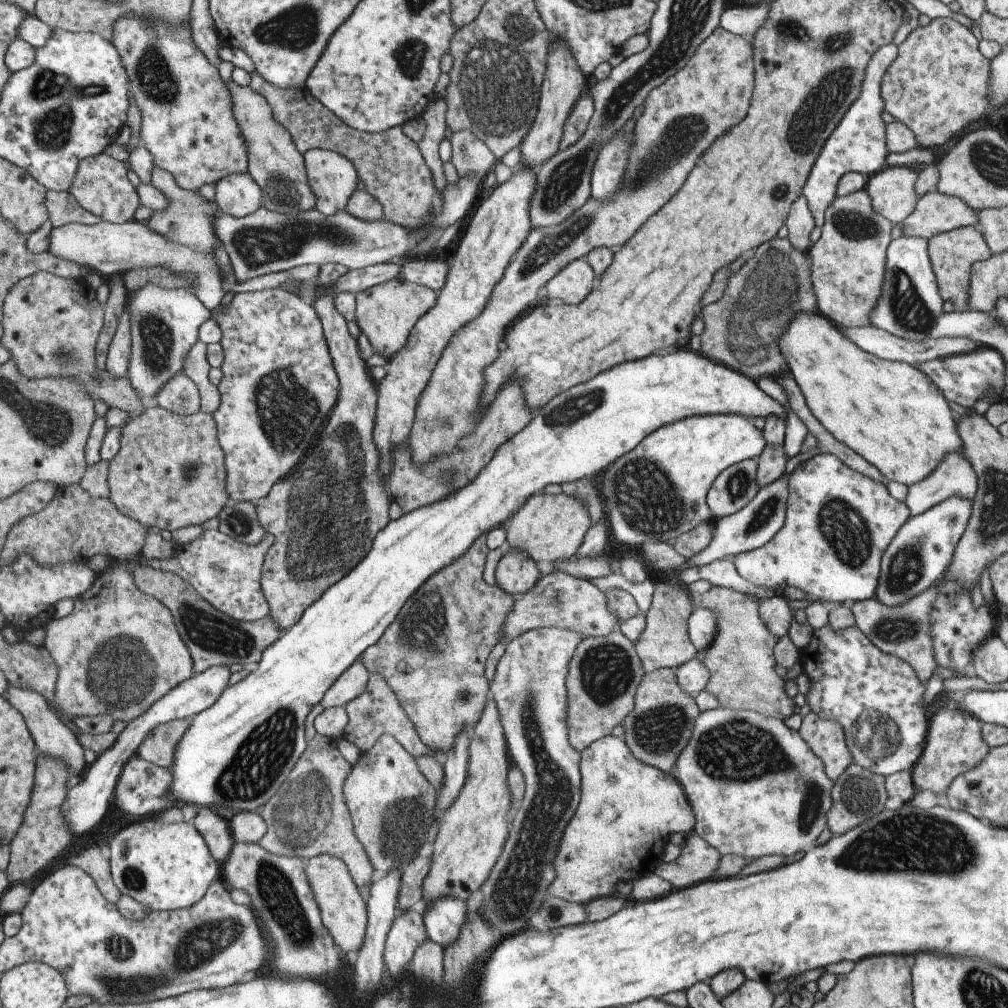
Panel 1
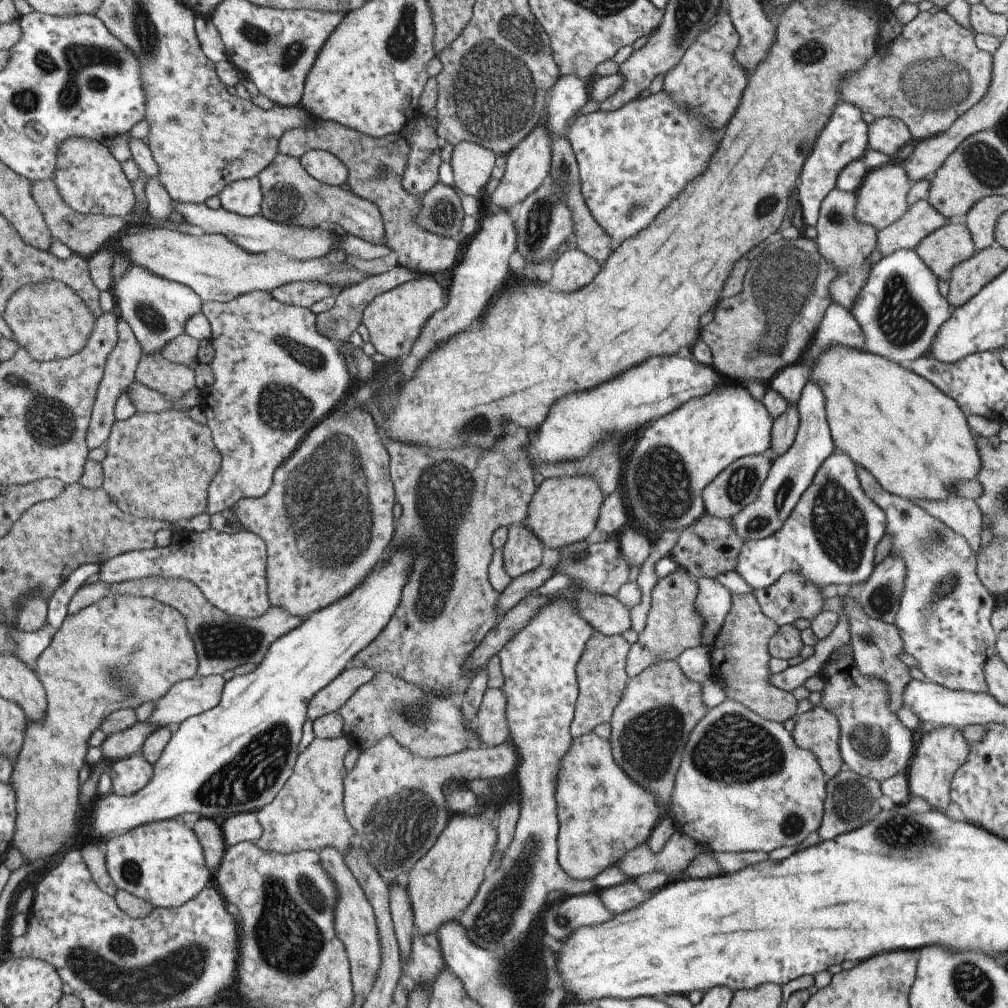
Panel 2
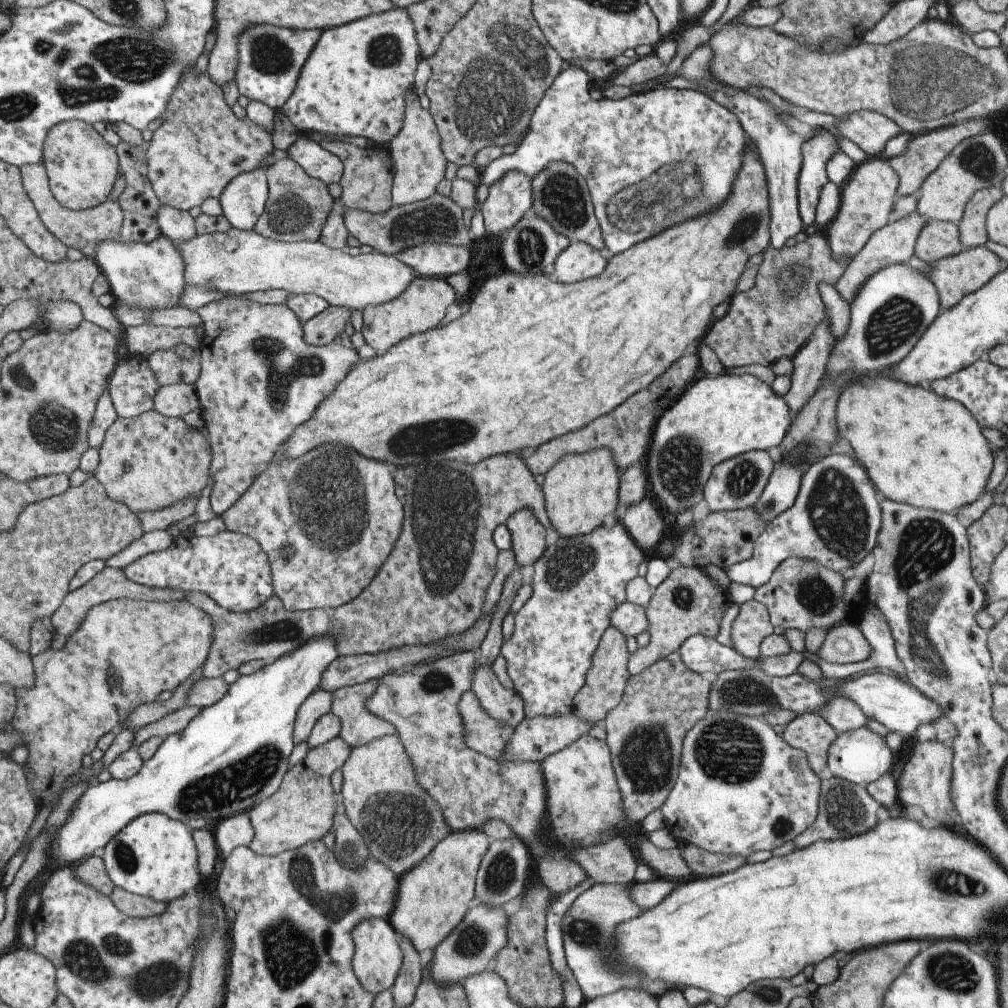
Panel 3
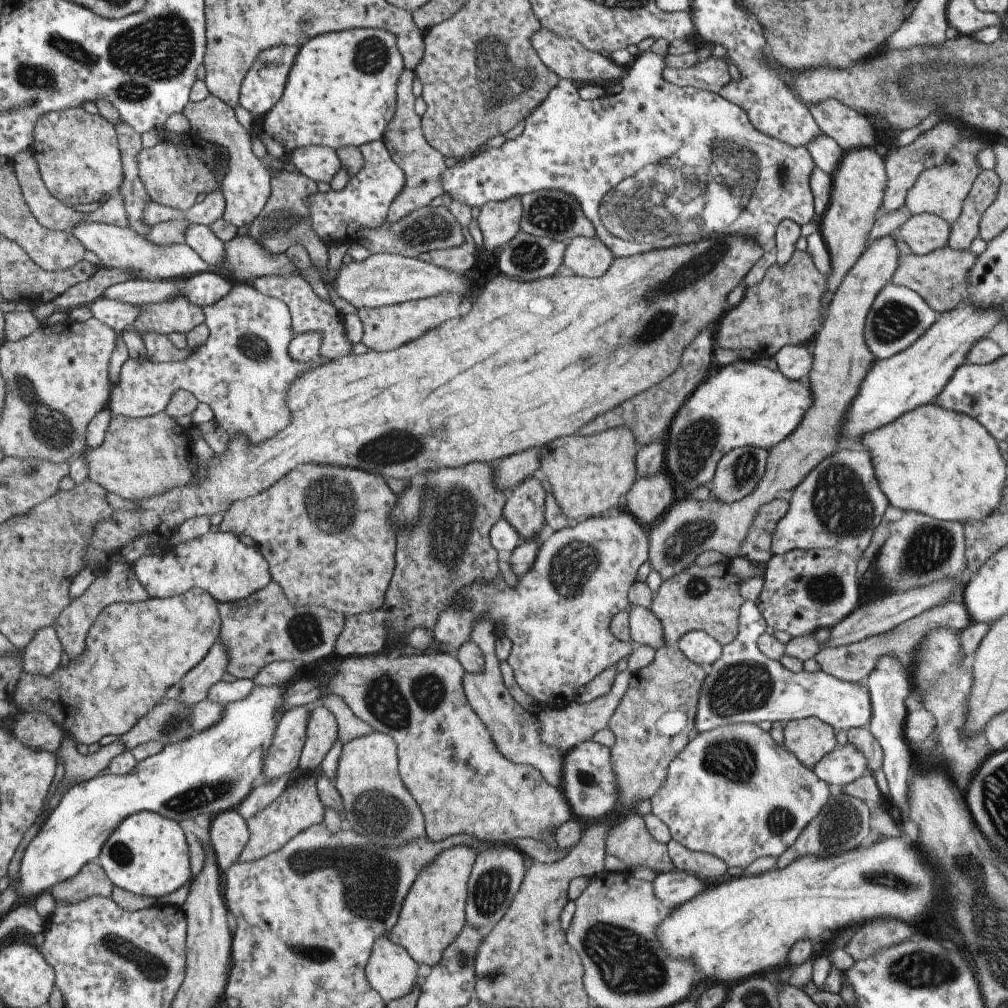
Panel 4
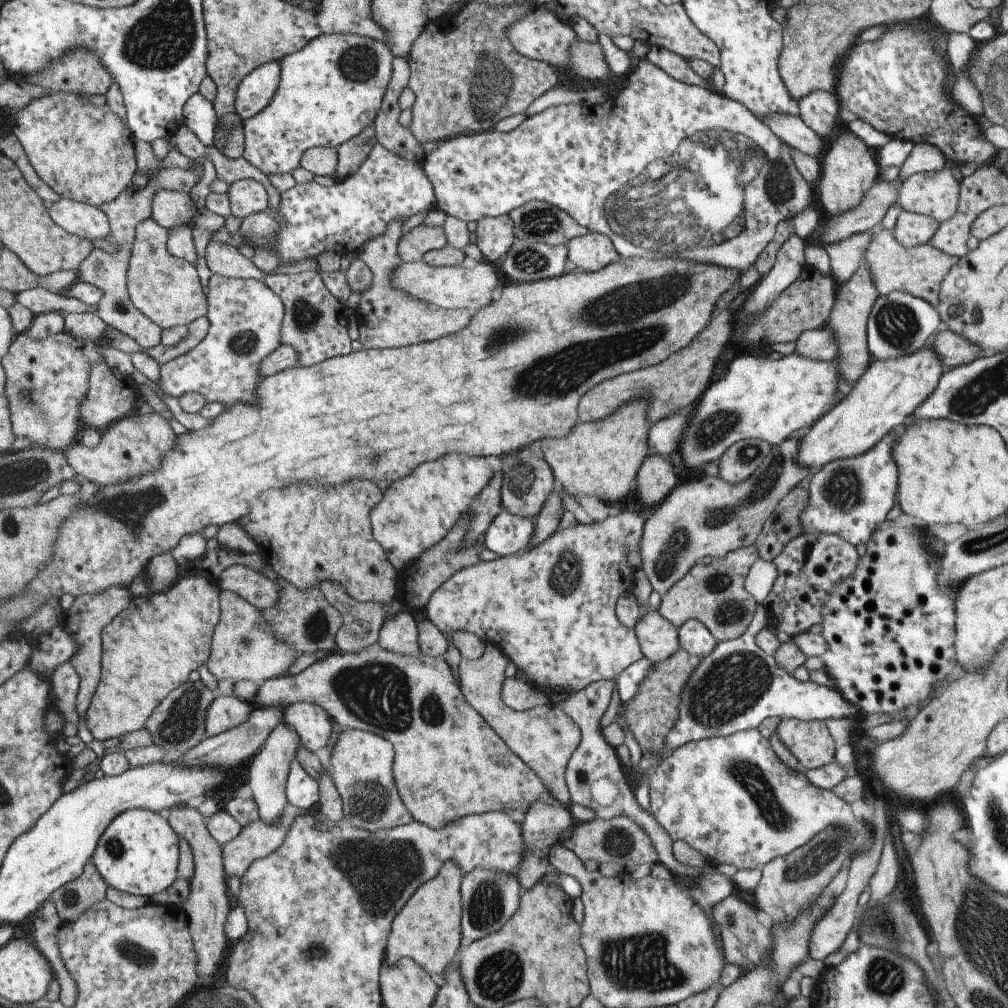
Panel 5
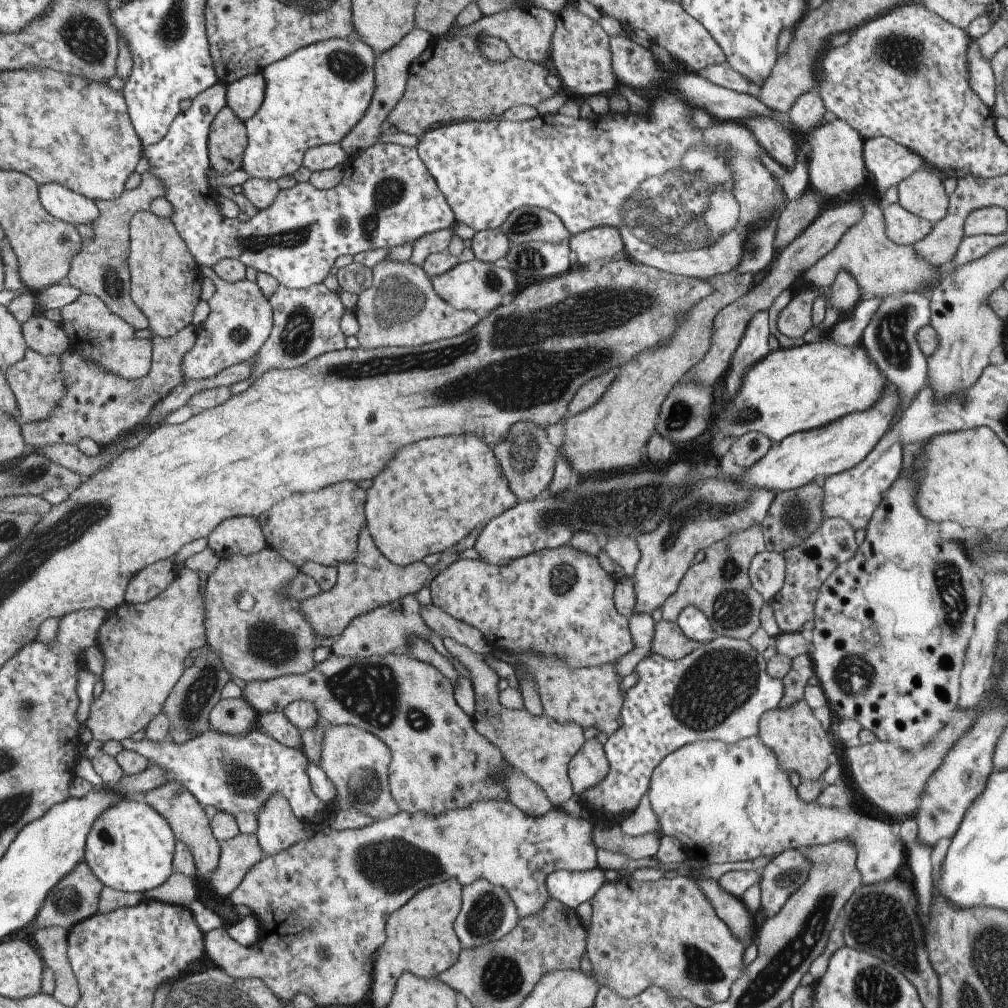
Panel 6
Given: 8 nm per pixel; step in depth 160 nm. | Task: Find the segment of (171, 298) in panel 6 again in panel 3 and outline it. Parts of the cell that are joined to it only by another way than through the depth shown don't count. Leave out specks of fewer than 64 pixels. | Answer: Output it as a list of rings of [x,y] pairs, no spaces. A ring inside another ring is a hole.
[[[149,324],[125,327],[124,335],[128,355],[144,358],[155,351],[173,350],[177,345],[199,350],[203,337],[189,327],[171,328]]]

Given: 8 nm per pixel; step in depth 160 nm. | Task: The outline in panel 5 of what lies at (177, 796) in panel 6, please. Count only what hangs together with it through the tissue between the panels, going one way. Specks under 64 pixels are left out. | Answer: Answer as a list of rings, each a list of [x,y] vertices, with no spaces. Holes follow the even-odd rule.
[[[173,806],[171,810],[164,813],[170,828],[179,838],[187,842],[193,860],[193,877],[188,882],[189,896],[181,905],[184,914],[187,916],[189,933],[195,948],[195,972],[197,972],[197,986],[209,984],[213,974],[219,968],[223,951],[227,951],[230,945],[224,936],[223,926],[230,912],[229,900],[227,899],[226,878],[222,868],[221,846],[211,838],[205,827],[205,820],[195,808],[185,806]]]

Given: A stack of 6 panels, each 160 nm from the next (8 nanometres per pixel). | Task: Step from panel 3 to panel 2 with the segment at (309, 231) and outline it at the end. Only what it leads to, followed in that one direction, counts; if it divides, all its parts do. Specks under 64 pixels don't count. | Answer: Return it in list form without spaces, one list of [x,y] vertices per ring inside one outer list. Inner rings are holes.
[[[277,153],[272,164],[265,166],[256,178],[262,195],[260,214],[267,220],[299,228],[319,228],[325,224],[332,224],[332,227],[336,224],[343,232],[369,244],[384,244],[385,230],[377,206],[349,190],[314,180],[305,172],[298,158]],[[436,182],[418,201],[419,210],[415,216],[411,216],[417,226],[443,238],[462,237],[460,232],[464,213],[453,187]]]

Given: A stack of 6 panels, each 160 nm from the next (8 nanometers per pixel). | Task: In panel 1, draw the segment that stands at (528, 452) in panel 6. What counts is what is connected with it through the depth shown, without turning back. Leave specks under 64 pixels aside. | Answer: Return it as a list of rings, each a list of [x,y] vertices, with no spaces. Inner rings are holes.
[[[507,550],[496,564],[495,585],[505,594],[517,597],[530,590],[542,571],[542,566],[535,563],[527,553]]]

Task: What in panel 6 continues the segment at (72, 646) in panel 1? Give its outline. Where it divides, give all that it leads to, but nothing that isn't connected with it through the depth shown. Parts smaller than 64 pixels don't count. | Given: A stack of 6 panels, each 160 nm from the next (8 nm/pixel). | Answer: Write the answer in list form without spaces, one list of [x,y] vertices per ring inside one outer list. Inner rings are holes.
[[[181,567],[175,569],[175,578],[173,582],[157,596],[154,596],[151,600],[144,603],[121,603],[118,607],[112,608],[105,614],[104,621],[98,628],[98,633],[95,640],[95,645],[98,650],[103,654],[104,662],[102,672],[99,676],[99,680],[102,682],[102,690],[97,698],[92,700],[89,705],[89,711],[86,721],[83,725],[89,728],[89,732],[92,734],[92,738],[100,743],[107,742],[107,740],[123,740],[123,738],[130,738],[131,734],[135,734],[137,730],[144,729],[153,718],[161,713],[161,705],[167,698],[168,692],[171,692],[171,688],[179,677],[183,674],[185,668],[183,667],[183,660],[187,657],[191,650],[199,650],[206,644],[206,634],[204,633],[204,604],[202,597],[203,590],[203,576],[194,570],[187,569],[187,567]]]

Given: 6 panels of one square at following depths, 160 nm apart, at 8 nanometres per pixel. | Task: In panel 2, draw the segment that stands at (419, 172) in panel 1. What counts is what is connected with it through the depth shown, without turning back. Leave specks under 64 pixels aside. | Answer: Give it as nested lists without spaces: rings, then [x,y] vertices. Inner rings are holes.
[[[311,117],[305,128],[289,128],[278,142],[278,153],[289,157],[299,158],[313,148],[320,148],[335,156],[347,170],[345,184],[349,186],[349,192],[377,206],[385,230],[384,245],[397,254],[399,266],[418,275],[431,276],[452,269],[457,264],[458,239],[431,234],[411,220],[411,216],[415,216],[419,210],[419,197],[401,188],[401,174],[407,164],[409,149],[405,137],[397,133],[373,138],[335,122]]]

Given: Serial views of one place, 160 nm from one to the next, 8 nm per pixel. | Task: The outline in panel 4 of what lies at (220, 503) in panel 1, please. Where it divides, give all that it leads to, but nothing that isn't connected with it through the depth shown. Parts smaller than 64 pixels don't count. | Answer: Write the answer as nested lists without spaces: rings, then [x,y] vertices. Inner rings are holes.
[[[163,411],[143,418],[112,415],[108,428],[105,430],[103,443],[97,448],[87,448],[83,452],[83,456],[85,456],[85,464],[87,464],[89,481],[97,484],[106,492],[111,492],[111,494],[129,501],[159,496],[159,494],[167,492],[169,488],[179,488],[183,484],[189,484],[197,470],[189,434]]]

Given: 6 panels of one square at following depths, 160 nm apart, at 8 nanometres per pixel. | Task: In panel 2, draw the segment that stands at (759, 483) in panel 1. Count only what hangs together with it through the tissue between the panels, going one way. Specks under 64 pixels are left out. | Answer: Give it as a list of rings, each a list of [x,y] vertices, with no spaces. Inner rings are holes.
[[[787,404],[785,412],[774,419],[773,428],[771,428],[771,446],[769,446],[769,450],[771,450],[774,459],[791,447],[795,434],[797,434],[797,426],[799,426],[797,406]]]

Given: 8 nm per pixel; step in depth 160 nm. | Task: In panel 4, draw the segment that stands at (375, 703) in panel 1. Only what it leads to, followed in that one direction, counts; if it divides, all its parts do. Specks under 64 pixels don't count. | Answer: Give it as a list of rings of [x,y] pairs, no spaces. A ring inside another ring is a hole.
[[[479,618],[469,632],[469,641],[477,644],[483,656],[481,672],[463,672],[462,690],[469,707],[477,714],[481,723],[487,728],[497,752],[506,760],[533,766],[543,776],[543,780],[553,788],[560,789],[561,768],[564,753],[553,746],[547,746],[539,740],[539,724],[534,713],[523,709],[511,699],[502,682],[499,662],[495,656],[495,641],[498,633],[489,618]],[[327,693],[320,704],[333,714],[337,727],[336,739],[341,742],[341,745],[353,740],[353,738],[367,736],[369,732],[374,732],[365,722],[361,722],[359,718],[353,716],[349,708],[347,708],[347,704],[343,704],[343,700],[339,696]]]

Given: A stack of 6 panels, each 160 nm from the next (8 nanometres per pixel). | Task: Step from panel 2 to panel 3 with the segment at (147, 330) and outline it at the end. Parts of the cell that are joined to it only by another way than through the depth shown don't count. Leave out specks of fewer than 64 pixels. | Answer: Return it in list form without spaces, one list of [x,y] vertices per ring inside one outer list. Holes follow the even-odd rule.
[[[159,234],[148,243],[123,243],[117,239],[96,244],[92,260],[105,275],[112,296],[141,311],[177,307],[186,282],[183,263],[173,243]]]

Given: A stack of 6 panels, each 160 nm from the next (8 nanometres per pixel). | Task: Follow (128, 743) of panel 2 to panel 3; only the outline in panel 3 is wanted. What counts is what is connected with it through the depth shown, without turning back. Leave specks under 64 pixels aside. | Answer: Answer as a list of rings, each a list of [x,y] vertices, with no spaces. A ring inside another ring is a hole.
[[[179,707],[173,712],[165,713],[155,722],[146,724],[134,730],[131,748],[137,748],[144,740],[158,736],[166,736],[181,732],[183,727],[200,711],[198,707]]]

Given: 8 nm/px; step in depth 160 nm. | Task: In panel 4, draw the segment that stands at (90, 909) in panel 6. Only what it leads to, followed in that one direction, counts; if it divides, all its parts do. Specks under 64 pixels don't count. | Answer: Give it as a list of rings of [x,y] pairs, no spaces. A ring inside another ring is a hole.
[[[94,860],[86,863],[75,876],[55,884],[49,892],[54,902],[75,904],[91,896],[110,897],[112,888],[105,872]]]

